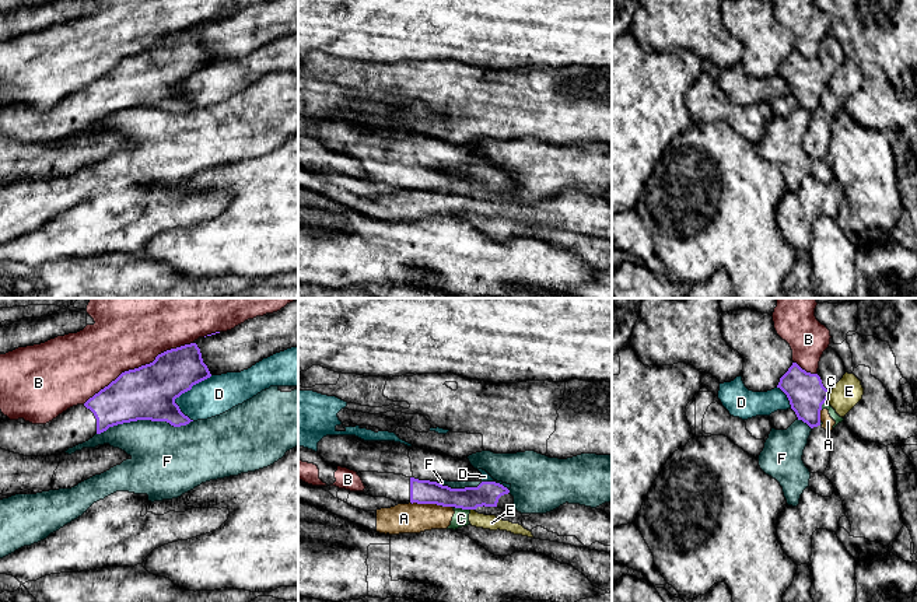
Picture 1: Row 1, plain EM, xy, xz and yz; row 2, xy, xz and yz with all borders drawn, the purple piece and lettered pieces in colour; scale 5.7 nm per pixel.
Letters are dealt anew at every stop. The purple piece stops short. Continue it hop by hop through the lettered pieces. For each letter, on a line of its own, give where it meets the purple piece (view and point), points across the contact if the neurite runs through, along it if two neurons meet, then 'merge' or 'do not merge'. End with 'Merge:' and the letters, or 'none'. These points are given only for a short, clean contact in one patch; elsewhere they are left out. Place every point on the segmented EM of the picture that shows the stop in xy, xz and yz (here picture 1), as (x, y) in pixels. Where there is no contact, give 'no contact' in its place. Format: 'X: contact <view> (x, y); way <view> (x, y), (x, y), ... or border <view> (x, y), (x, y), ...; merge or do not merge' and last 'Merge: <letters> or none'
A: contact xz (426, 503); border xz (410, 501), (436, 503), (440, 506); do not merge
B: contact xy (139, 367); do not merge
C: contact xz (461, 507); border xz (452, 506), (469, 510); do not merge
D: contact xy (182, 392); do not merge
E: contact yz (829, 394); do not merge
F: contact xy (144, 419); do not merge
Merge: none

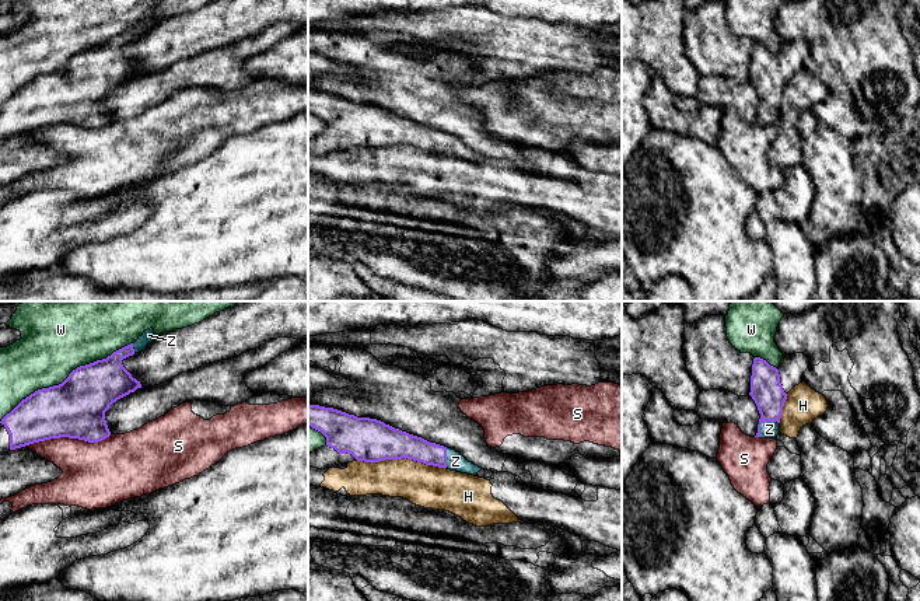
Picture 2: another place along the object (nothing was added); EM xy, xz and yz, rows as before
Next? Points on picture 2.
H: contact xz (401, 458); do not merge
S: contact xy (67, 436); do not merge
W: contact xy (66, 378); do not merge
Z: contact yz (763, 422); merge
Merge: Z

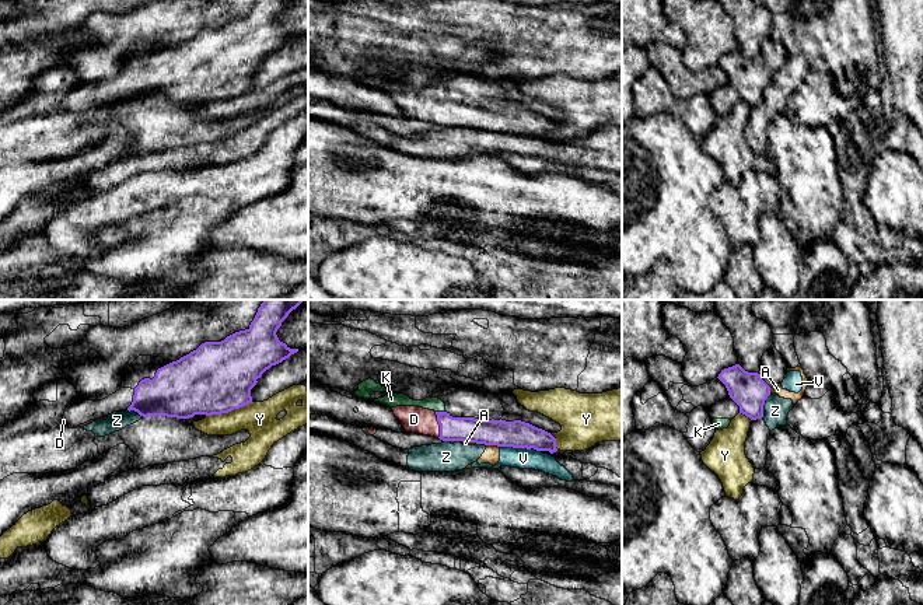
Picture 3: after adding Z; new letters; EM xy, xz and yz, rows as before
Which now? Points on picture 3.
A: contact xz (493, 444); border xz (486, 444), (499, 447); do not merge
D: contact xz (439, 423); merge
K: contact xz (440, 412); merge
V: contact xz (516, 447); do not merge
Y: contact xy (228, 411); do not merge
Z: contact xy (136, 411); border xy (128, 409), (136, 411), (143, 416); do not merge
Merge: D, K

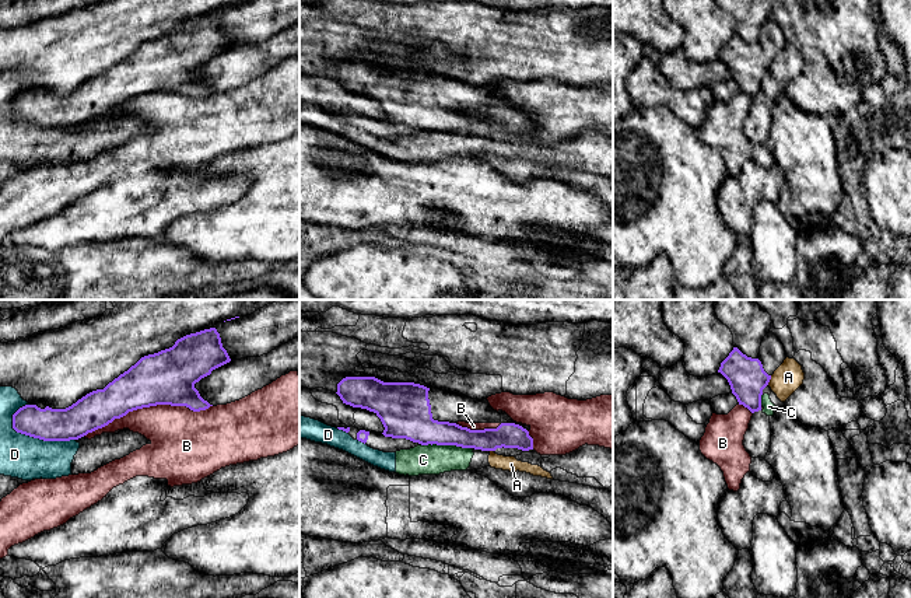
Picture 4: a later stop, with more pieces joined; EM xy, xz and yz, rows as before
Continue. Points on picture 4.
A: contact yz (770, 378); do not merge
B: contact xy (147, 406); do not merge
C: contact xz (441, 444); border xz (421, 444), (455, 444), (459, 447); do not merge
D: contact xy (38, 437); do not merge
Merge: none

